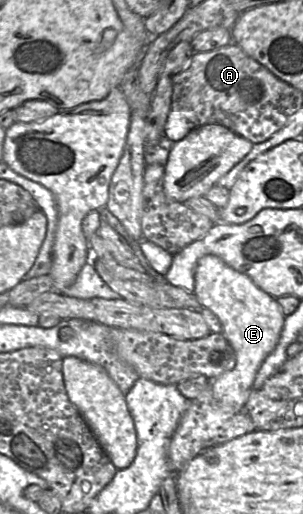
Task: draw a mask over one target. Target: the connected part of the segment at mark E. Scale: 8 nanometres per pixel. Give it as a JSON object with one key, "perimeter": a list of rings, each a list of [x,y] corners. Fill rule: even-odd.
{"perimeter":[[[205,255],[198,260],[194,272],[194,294],[202,307],[211,310],[219,318],[221,333],[236,355],[235,367],[211,381],[213,397],[221,407],[243,411],[259,368],[278,344],[286,316],[276,298],[216,255]]]}

